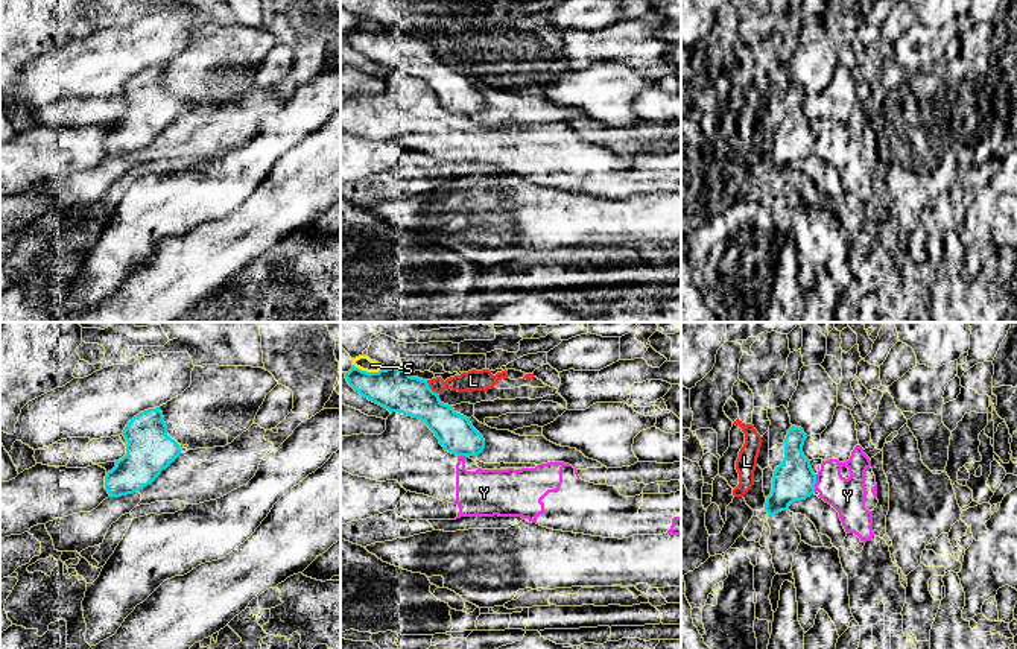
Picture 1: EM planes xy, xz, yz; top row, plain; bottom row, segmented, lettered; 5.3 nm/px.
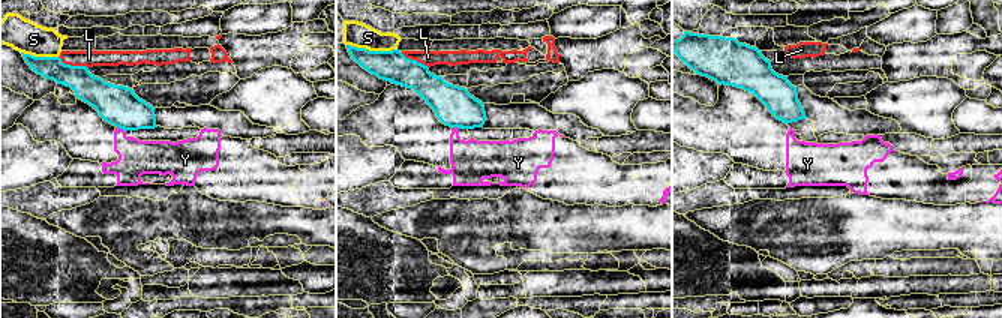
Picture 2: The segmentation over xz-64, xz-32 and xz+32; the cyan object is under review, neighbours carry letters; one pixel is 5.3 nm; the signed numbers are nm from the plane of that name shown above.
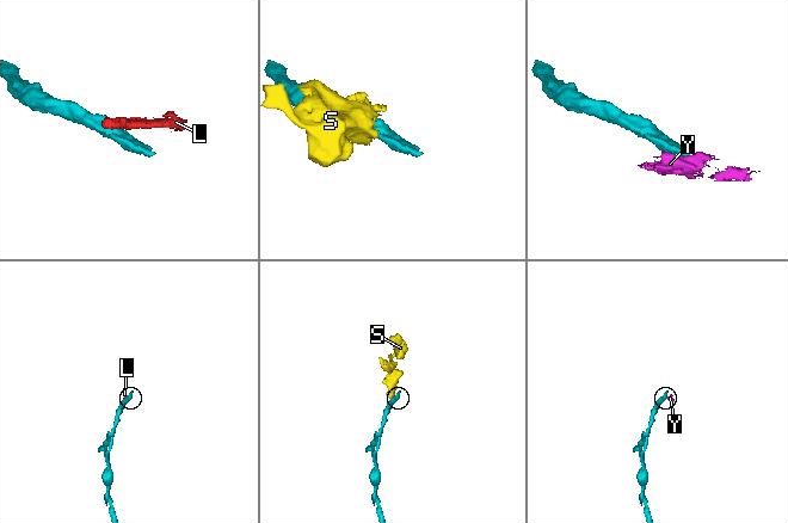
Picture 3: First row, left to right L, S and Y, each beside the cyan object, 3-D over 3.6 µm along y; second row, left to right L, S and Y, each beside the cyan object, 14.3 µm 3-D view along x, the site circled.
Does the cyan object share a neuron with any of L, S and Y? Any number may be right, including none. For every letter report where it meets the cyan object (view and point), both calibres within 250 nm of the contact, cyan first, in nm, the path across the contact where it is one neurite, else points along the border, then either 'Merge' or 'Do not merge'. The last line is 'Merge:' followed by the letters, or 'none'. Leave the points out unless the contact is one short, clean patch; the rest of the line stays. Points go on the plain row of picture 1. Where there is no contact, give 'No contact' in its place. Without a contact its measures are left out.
L: Touches cyan at xz (429, 47). Thickness 220 nm (cyan) against 110 nm. Do not merge
S: Touches cyan at xz (373, 32). Thickness 220 nm (cyan) against 80 nm. Do not merge
Y: Touches cyan at yz (815, 142). Thickness 220 nm (cyan) against 190 nm. Boundary: yz (817, 134), (814, 149). Do not merge
Merge: none

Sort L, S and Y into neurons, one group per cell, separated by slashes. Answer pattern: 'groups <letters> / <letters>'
groups L S / Y

